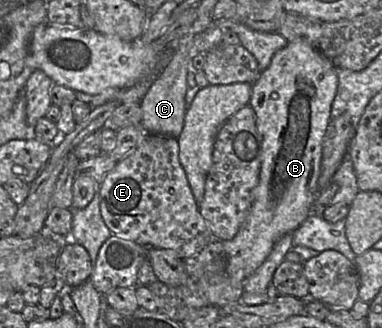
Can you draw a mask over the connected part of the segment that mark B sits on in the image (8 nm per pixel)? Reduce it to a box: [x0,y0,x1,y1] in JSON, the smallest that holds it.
[222,40,338,280]

